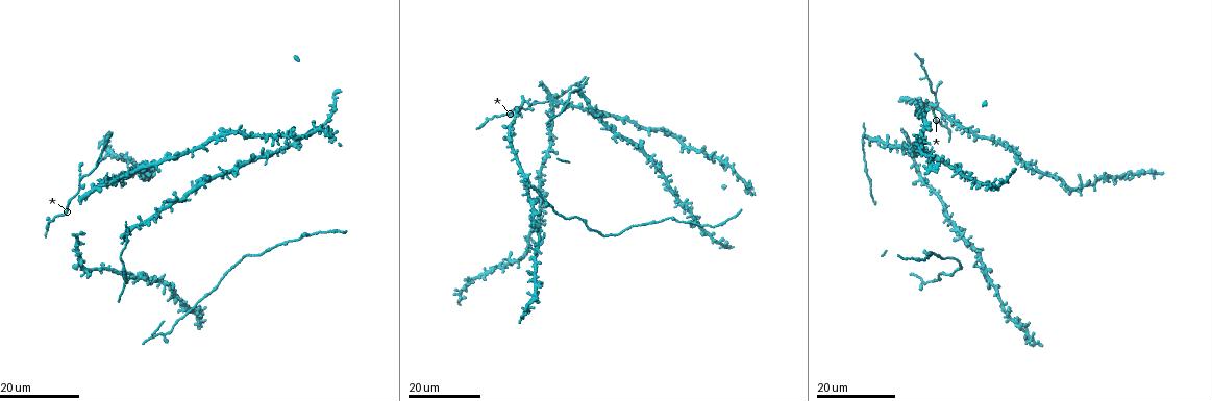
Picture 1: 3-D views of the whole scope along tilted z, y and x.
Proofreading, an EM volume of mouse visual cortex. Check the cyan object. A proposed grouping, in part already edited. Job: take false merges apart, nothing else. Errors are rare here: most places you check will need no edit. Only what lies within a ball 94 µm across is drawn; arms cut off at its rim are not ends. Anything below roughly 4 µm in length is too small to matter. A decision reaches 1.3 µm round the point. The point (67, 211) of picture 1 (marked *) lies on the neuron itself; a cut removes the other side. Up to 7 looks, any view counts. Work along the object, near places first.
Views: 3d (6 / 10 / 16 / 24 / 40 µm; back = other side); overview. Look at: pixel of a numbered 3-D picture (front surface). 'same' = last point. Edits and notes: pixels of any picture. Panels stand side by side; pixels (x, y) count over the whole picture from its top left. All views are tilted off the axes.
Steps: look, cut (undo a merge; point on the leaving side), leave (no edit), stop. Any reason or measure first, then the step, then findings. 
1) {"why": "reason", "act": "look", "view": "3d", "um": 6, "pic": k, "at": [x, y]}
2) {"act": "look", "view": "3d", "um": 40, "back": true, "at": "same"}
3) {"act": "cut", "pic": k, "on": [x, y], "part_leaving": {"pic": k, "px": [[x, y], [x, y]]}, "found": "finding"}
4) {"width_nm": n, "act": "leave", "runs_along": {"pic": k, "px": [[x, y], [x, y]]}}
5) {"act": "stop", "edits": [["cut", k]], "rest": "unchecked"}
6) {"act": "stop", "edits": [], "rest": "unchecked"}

{"why": "four or more arms meet", "act": "look", "view": "3d", "um": 16, "pic": 1, "at": [639, 147]}

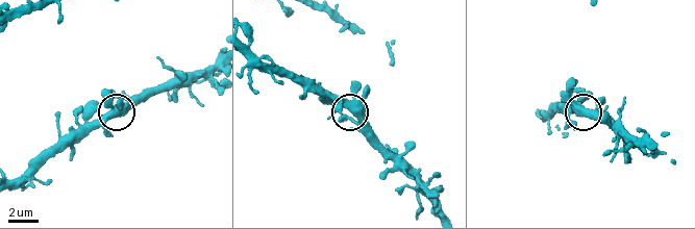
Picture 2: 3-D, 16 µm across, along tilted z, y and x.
{"act": "look", "view": "3d", "um": 6, "pic": 2, "at": [118, 115]}

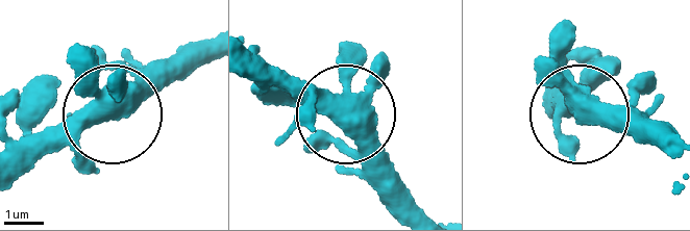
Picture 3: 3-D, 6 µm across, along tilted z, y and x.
{"side_arm_um": 50, "arms": 5, "act": "leave", "found": "one neuron here"}

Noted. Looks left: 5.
{"why": "four or more arms meet", "act": "look", "view": "3d", "um": 24, "pic": 1, "at": [1083, 185]}

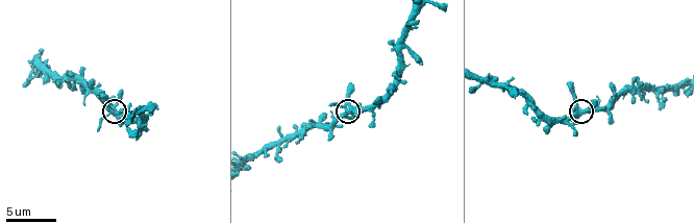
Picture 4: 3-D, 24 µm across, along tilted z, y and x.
{"act": "look", "view": "3d", "um": 6, "pic": 4, "at": [114, 113]}

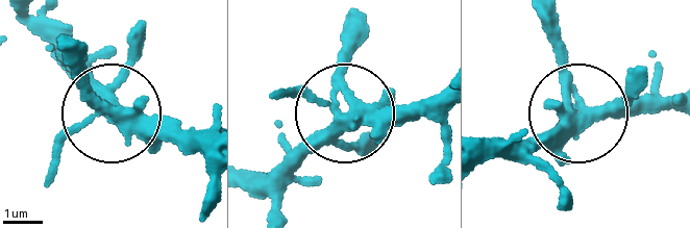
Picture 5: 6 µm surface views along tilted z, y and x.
{"arms": 4, "act": "leave", "runs_along": {"pic": 5, "px": [[488, 140], [520, 145], [570, 118], [559, 48], [538, 21]]}, "found": "all the same neuron"}

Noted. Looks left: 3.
{"why": "three arms meet", "act": "look", "view": "3d", "um": 24, "pic": 1, "at": [541, 236]}

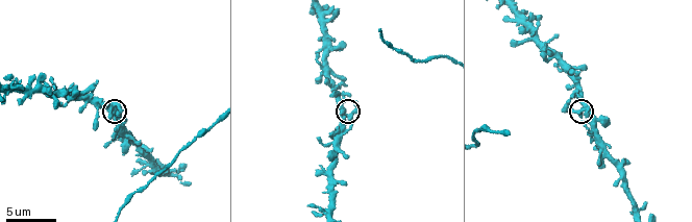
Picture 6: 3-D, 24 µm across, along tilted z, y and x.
{"act": "look", "view": "3d", "um": 6, "pic": 6, "at": [585, 111]}

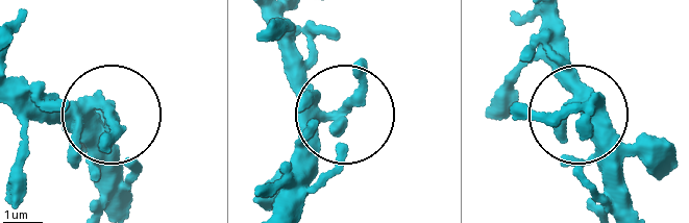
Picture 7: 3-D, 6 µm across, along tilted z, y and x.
{"arms": 3, "act": "leave", "runs_along": {"pic": 7, "px": [[552, 24], [583, 101], [583, 132], [601, 156], [601, 208]]}, "found": "one neuron here"}

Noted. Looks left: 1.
{"why": "calibre changes", "act": "look", "view": "3d", "um": 10, "pic": 6, "at": [489, 128]}

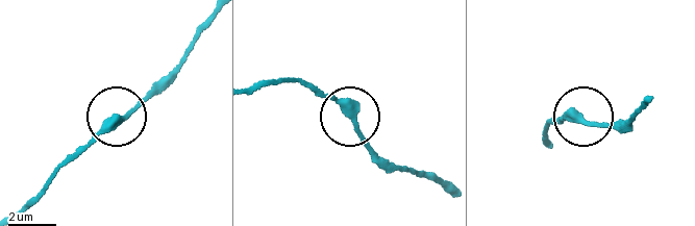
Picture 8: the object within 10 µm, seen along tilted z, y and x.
{"width_nm": 320, "act": "leave", "found": "one neuron here"}

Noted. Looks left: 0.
{"act": "stop", "edits": [], "rest": "unchecked"}

